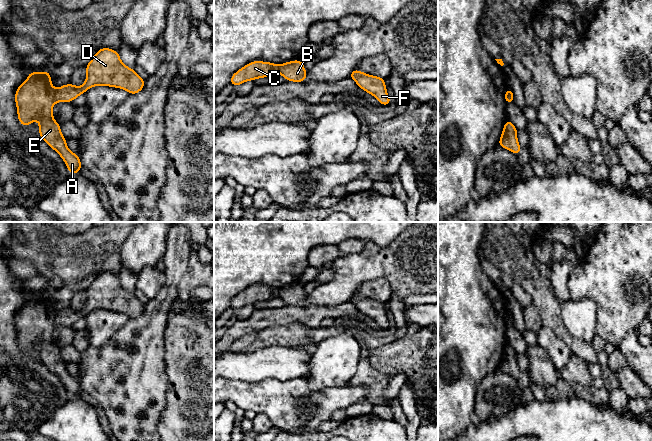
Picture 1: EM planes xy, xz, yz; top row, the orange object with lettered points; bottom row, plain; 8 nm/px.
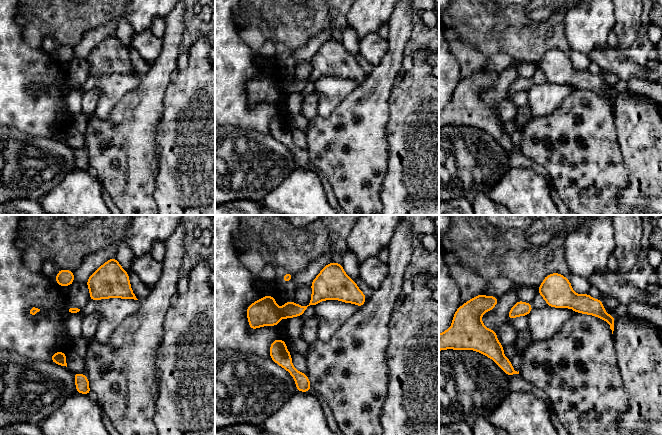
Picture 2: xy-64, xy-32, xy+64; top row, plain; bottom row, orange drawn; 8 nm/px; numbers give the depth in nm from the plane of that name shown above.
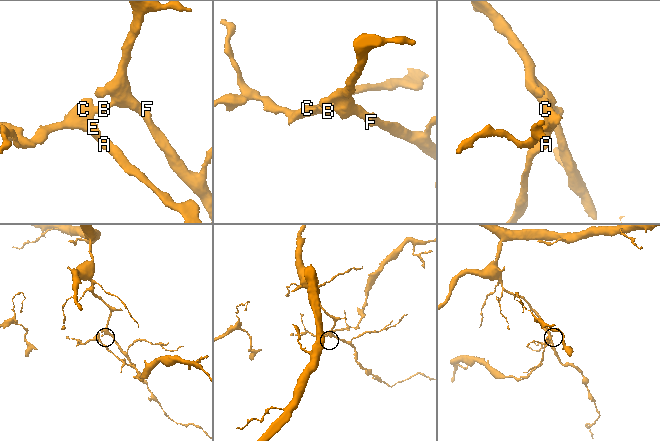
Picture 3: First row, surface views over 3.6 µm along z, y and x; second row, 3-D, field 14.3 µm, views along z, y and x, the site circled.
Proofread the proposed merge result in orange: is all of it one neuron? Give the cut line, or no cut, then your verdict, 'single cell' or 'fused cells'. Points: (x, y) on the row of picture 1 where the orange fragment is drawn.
xy (54, 89), (54, 99), (56, 101) | fused cells

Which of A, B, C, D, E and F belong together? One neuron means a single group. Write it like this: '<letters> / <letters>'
A C E / B D F

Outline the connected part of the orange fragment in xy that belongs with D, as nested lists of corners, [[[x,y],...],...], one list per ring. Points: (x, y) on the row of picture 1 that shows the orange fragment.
[[[110,48],[99,49],[86,66],[86,72],[87,77],[82,86],[69,83],[56,88],[55,101],[72,102],[93,86],[110,86],[137,94],[145,84],[134,69],[122,63],[119,53]]]

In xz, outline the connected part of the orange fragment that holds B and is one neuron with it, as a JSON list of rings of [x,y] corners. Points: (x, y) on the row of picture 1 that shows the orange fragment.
[[[294,60],[279,65],[279,74],[287,81],[303,82],[306,79],[307,72],[304,69],[302,61]]]

